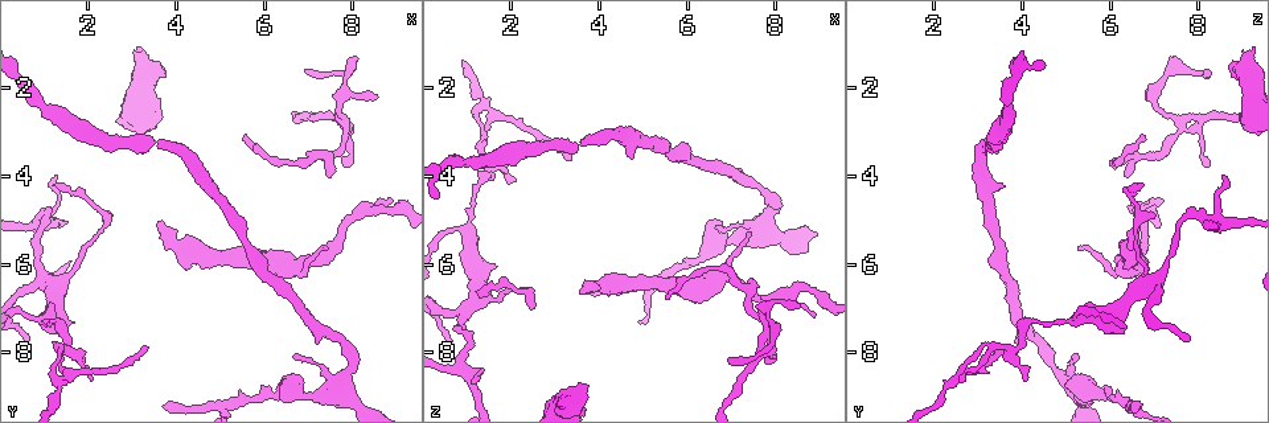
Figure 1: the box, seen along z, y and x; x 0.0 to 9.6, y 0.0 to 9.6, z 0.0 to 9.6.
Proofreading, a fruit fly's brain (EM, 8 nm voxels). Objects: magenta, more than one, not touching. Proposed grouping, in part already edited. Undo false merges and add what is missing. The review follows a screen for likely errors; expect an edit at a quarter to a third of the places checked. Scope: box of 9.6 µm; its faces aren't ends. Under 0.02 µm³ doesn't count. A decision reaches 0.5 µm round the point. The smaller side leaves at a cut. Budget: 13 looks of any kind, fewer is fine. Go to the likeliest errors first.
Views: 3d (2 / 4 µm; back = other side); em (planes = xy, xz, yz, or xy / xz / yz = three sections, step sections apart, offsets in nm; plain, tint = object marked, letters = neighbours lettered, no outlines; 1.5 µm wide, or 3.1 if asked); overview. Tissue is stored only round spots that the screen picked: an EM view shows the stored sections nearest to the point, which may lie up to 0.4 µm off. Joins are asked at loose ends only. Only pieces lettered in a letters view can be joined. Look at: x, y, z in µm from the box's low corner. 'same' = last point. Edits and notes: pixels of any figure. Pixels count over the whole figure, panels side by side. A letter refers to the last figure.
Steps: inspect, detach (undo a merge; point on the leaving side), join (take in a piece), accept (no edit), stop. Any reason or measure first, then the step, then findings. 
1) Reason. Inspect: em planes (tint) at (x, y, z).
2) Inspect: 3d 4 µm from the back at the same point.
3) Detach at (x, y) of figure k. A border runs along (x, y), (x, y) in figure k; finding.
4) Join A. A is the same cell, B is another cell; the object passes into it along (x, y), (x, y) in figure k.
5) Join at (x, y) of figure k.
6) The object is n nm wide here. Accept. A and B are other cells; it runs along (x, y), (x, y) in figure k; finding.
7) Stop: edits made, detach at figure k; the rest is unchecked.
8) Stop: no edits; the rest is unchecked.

Branch stops here. Inspect: 3d 2 µm at (8.60, 2.15, 6.85).

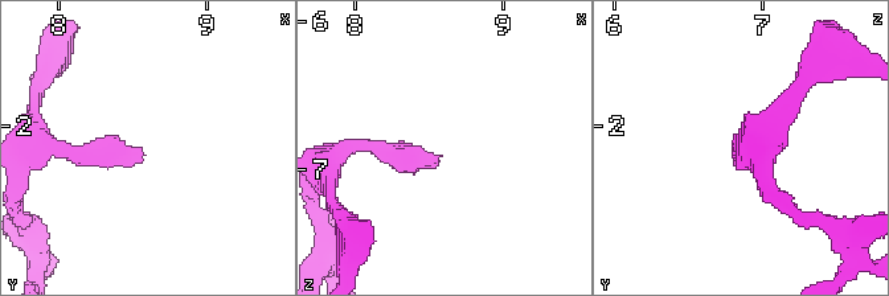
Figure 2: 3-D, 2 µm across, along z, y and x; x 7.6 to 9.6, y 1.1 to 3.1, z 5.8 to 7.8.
Need the tissue. Inspect: em planes (letters) at (8.56, 2.18, 6.88).

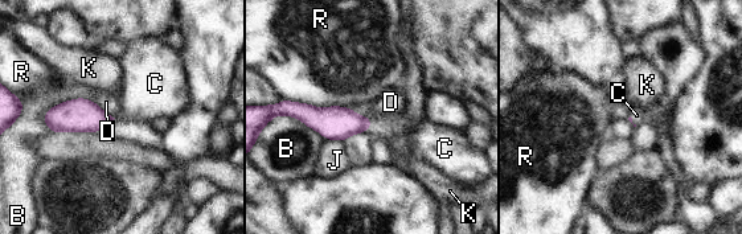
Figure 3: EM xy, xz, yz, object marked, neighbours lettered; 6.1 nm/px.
Join C. C is the same cell, B, D, J, K and R are other cells; the object passes into it along (335, 123), (370, 124), (400, 124) in figure 3; the neuron continues.

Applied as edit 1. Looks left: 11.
An open end. Inspect: 3d 4 µm at (7.80, 3.55, 8.15).

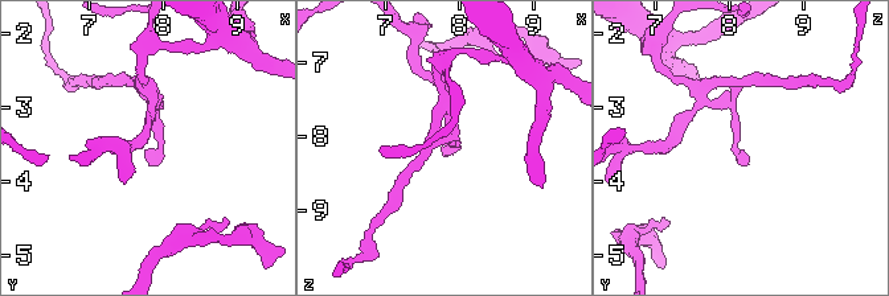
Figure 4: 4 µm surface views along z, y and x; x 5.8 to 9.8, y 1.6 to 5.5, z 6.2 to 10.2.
Inspect: em yz step 8 (letters) at (7.70, 3.55, 8.20).

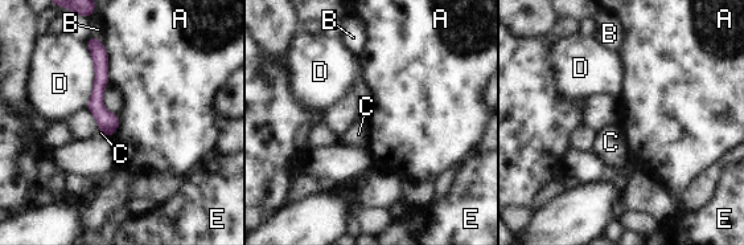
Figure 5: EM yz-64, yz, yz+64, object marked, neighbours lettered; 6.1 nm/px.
Inspect: em planes (letters) at the same point.

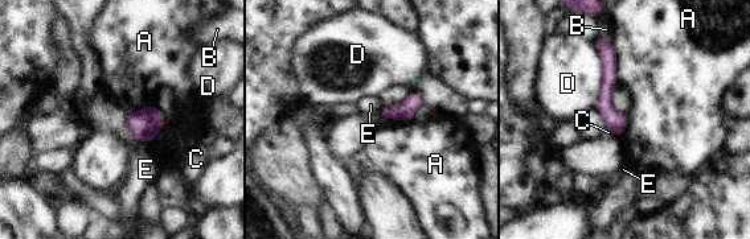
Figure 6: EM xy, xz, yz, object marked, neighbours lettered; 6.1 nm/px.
The object is 90 nm wide here. Accept. A, B, C, D and E are other cells; a border runs along (130, 131), (136, 139), (148, 143) in figure 6; no lettered piece goes on from it.

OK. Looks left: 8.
Thick turns thin. Inspect: 3d 4 µm at (7.90, 8.40, 4.80).

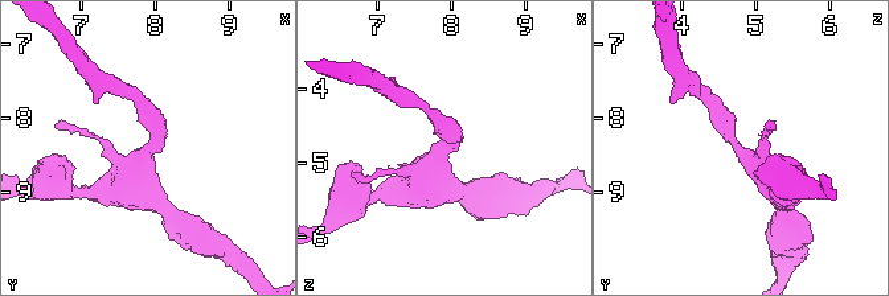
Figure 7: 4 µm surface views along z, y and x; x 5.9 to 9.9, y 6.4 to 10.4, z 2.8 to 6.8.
The arms are 220, 440 nm wide; now the EM. Inspect: em yz step 8 (tint) at (7.95, 8.40, 4.75).

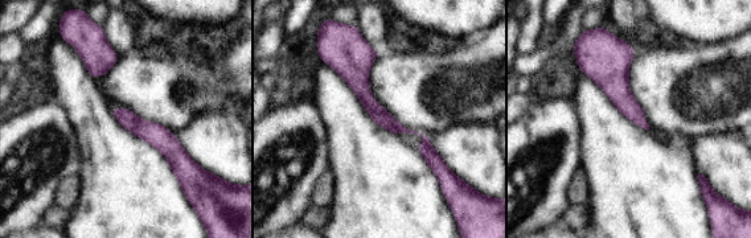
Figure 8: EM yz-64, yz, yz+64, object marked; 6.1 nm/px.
Inspect: em xz step 4 (letters) at the same point.

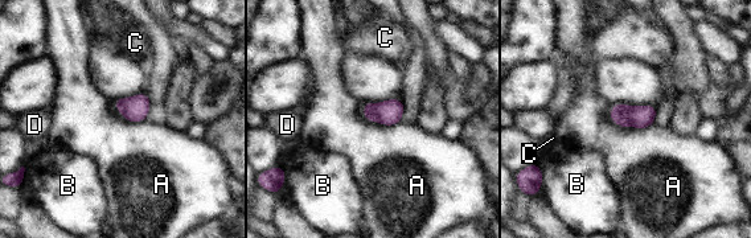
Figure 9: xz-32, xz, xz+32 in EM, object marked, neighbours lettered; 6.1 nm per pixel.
The object is 140 nm wide here. Accept. A, B, C and D are other cells; a border runs along (608, 111), (620, 126), (653, 124) in figure 9; continuous, no second neuron.

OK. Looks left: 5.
A narrow waist. Inspect: em xy step 8 (tint) at (5.65, 5.50, 3.45).

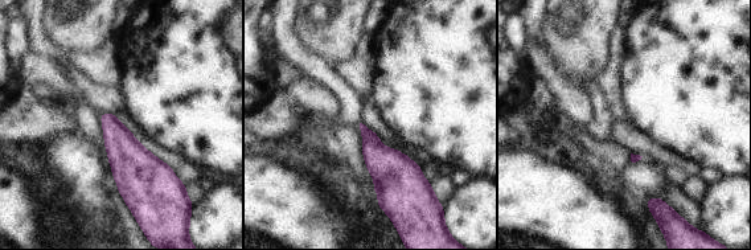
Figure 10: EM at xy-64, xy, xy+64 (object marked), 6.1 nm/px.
Cut it another way. Inspect: em planes (letters) at the same point.

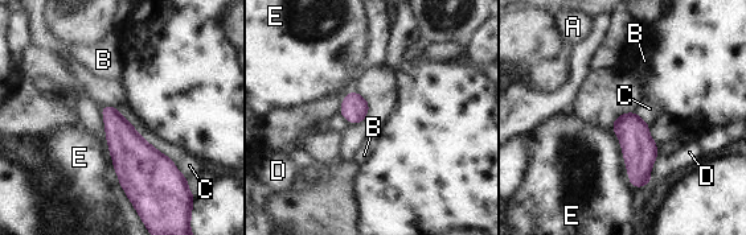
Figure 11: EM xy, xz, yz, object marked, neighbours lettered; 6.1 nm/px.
The object is 120 nm wide here. Accept. A, B, C, D and E are other cells; a border runs along (117, 108), (187, 178) in figure 11; all the same neuron.

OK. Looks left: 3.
Narrows sharply. Inspect: 3d 2 µm at (8.85, 4.80, 6.55).

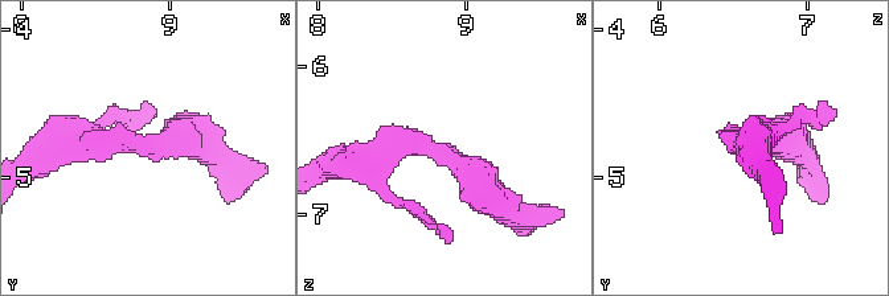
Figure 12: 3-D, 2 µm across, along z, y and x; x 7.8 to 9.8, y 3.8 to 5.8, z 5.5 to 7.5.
Inspect: em yz step 8 (tint) at (8.92, 4.76, 6.58).

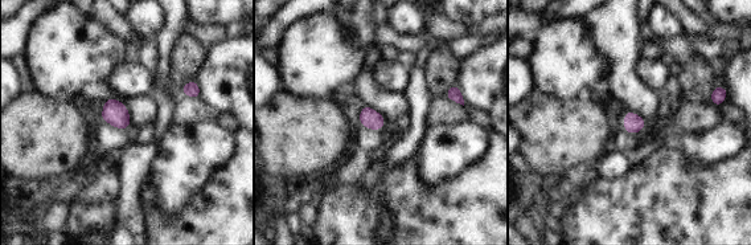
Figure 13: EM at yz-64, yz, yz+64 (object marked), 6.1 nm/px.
Inspect: em planes (letters) at the same point.

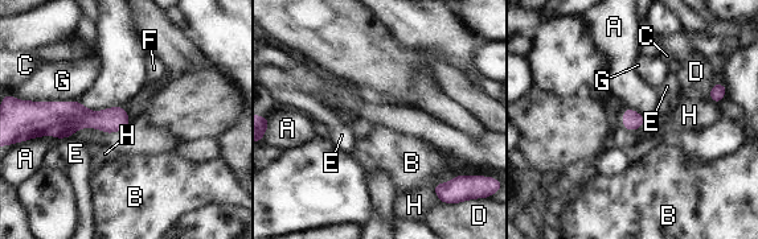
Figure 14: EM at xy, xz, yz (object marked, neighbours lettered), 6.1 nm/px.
Accept. A, B, C, D, E, F, G and H are other cells; a border runs along (80, 101), (94, 111), (107, 108) in figure 14; one neuron here.

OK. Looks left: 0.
Stop: edits made, join at figure 3; the rest is unchecked.

